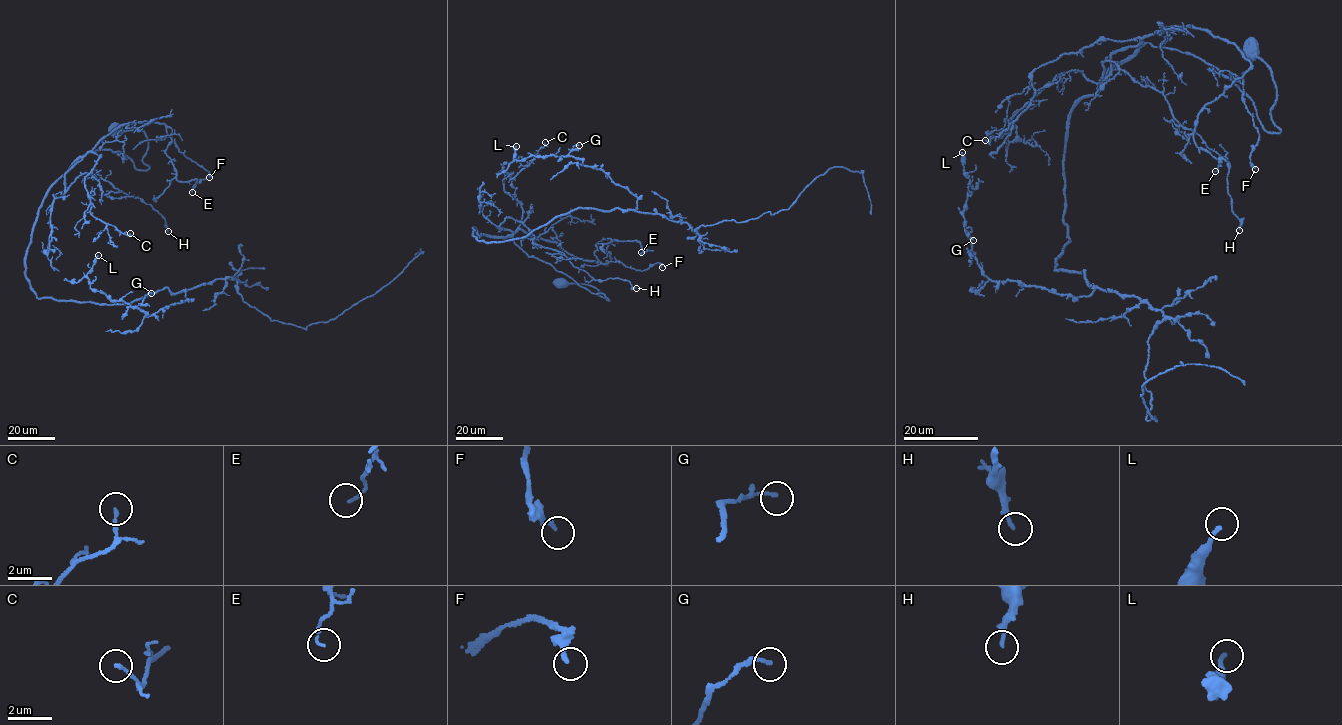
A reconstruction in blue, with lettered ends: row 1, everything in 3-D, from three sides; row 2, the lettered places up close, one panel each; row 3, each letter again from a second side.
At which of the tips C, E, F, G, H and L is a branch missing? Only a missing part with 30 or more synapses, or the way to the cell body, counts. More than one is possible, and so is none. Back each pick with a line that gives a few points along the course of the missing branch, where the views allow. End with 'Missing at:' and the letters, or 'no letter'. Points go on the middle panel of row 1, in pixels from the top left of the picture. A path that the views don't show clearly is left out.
Missing at: no letter

